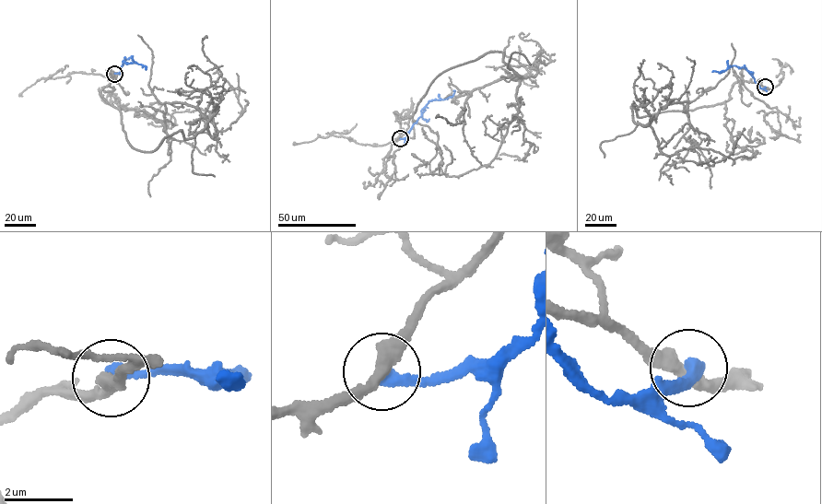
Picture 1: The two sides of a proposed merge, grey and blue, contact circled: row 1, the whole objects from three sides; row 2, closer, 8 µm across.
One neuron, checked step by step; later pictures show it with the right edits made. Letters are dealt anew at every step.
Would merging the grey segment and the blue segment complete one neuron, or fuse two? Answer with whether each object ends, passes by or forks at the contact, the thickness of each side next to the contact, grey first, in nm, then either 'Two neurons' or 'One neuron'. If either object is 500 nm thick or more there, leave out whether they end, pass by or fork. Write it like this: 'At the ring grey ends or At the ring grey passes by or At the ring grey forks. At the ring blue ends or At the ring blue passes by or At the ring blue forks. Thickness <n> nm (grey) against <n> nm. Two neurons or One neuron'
At the ring grey passes by. At the ring blue ends. Thickness 360 nm (grey) against 380 nm. Two neurons

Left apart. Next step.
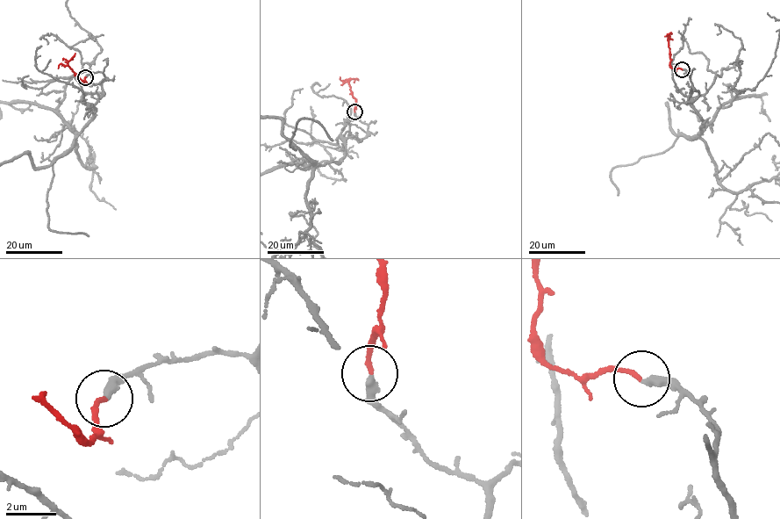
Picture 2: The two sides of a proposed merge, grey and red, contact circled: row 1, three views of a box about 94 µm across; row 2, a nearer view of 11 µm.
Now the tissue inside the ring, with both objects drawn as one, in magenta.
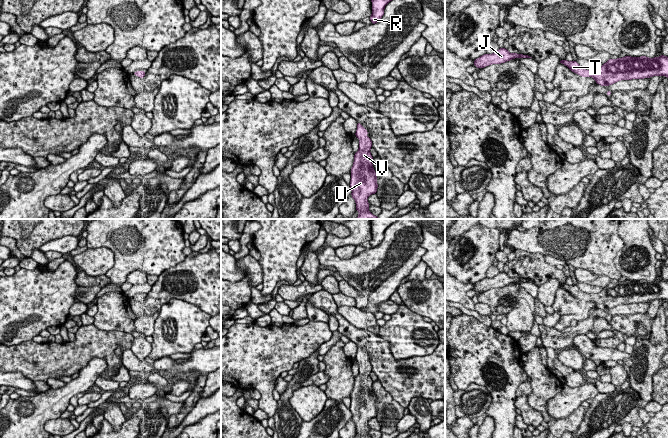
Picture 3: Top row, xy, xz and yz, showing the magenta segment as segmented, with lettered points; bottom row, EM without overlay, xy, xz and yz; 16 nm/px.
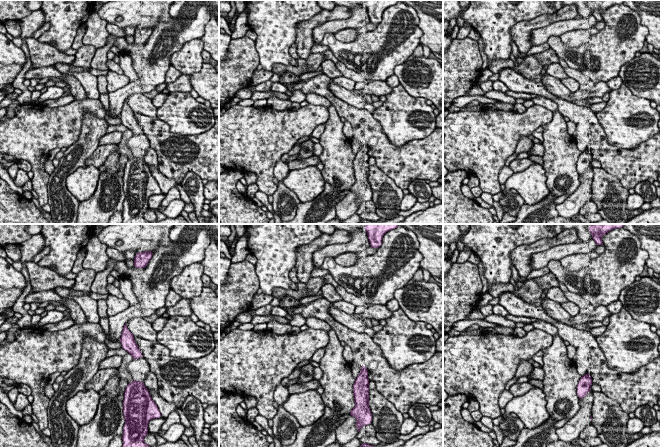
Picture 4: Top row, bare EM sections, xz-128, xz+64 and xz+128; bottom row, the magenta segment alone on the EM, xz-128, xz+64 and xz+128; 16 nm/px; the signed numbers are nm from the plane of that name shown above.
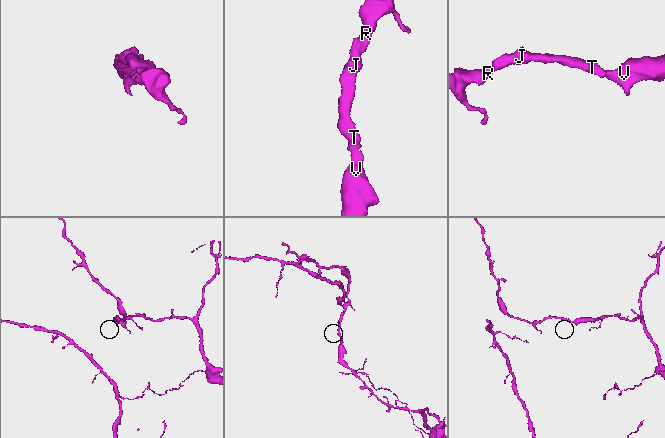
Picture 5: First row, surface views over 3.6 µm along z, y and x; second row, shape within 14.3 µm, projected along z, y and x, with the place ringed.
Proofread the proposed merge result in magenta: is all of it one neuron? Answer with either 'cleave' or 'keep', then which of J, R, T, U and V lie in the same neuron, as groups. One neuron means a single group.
keep | J R T U V

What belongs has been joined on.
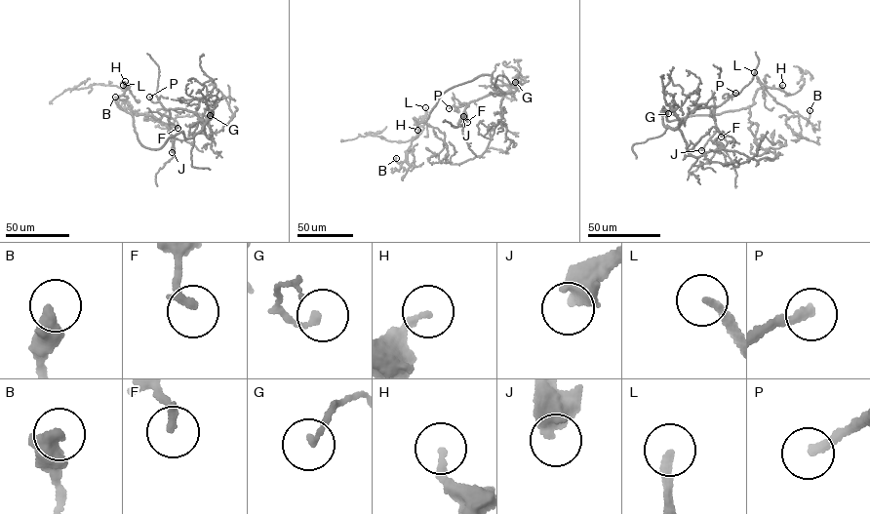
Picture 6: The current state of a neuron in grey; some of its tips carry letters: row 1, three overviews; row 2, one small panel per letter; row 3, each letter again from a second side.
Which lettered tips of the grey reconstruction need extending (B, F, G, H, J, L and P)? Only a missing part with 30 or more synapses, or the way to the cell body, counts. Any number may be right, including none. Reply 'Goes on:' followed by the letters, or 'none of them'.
Goes on: J, L

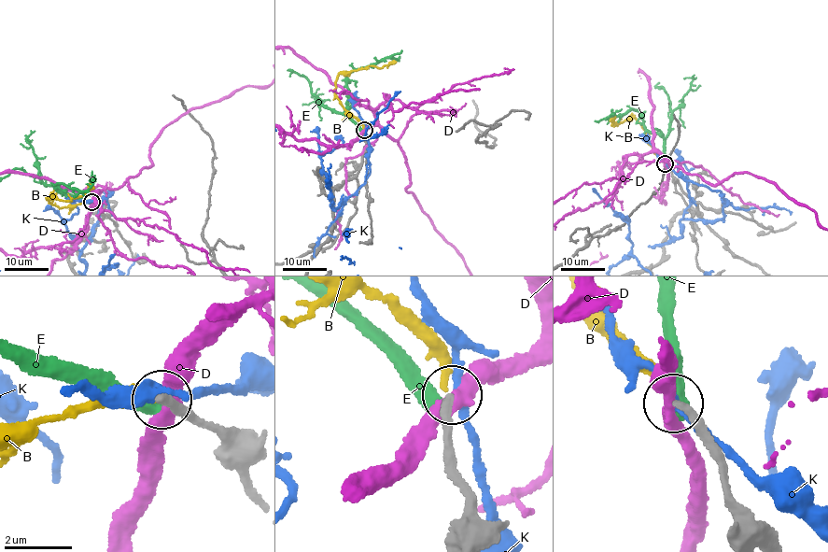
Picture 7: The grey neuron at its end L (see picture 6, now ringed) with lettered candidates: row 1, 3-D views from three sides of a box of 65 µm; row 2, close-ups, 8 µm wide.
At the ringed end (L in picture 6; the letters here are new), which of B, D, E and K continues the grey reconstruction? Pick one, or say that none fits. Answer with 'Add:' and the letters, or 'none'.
Add: none

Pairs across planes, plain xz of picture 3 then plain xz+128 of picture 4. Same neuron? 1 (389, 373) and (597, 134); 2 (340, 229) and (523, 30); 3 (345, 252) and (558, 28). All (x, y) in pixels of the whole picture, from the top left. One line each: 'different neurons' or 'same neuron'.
1: same neuron
2: same neuron
3: different neurons

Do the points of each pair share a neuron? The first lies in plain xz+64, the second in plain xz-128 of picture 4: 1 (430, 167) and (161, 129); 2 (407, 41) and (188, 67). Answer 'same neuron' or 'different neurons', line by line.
1: same neuron
2: different neurons

